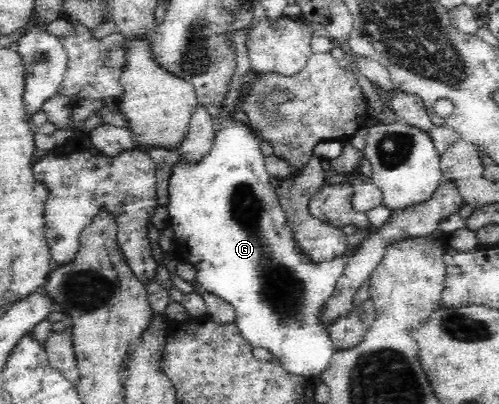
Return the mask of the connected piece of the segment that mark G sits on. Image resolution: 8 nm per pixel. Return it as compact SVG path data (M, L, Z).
M228 117L223 123L222 132L215 136L211 150L207 153L207 156L204 156L201 164L197 164L197 166L187 166L184 162L180 162L180 160L175 164L168 184L168 224L173 228L176 238L183 240L183 242L187 244L187 250L189 252L188 262L192 263L195 267L195 280L197 284L235 305L235 309L237 309L236 324L239 325L243 337L247 338L254 348L257 348L257 346L267 348L278 359L278 363L291 372L292 375L303 376L312 381L329 367L332 357L336 352L333 348L333 343L331 343L331 339L329 339L327 335L326 326L319 325L316 312L318 308L324 304L331 292L333 292L337 279L345 270L353 254L355 254L355 250L357 250L363 240L367 238L368 229L360 226L353 228L353 230L347 234L347 244L345 244L343 250L335 253L331 260L319 263L311 262L297 246L293 231L289 226L285 214L285 209L283 209L281 201L276 195L275 187L269 183L269 172L265 170L264 156L261 154L259 147L261 142L255 138L255 135L249 131L249 128L247 128L243 122L233 121L231 117Z

